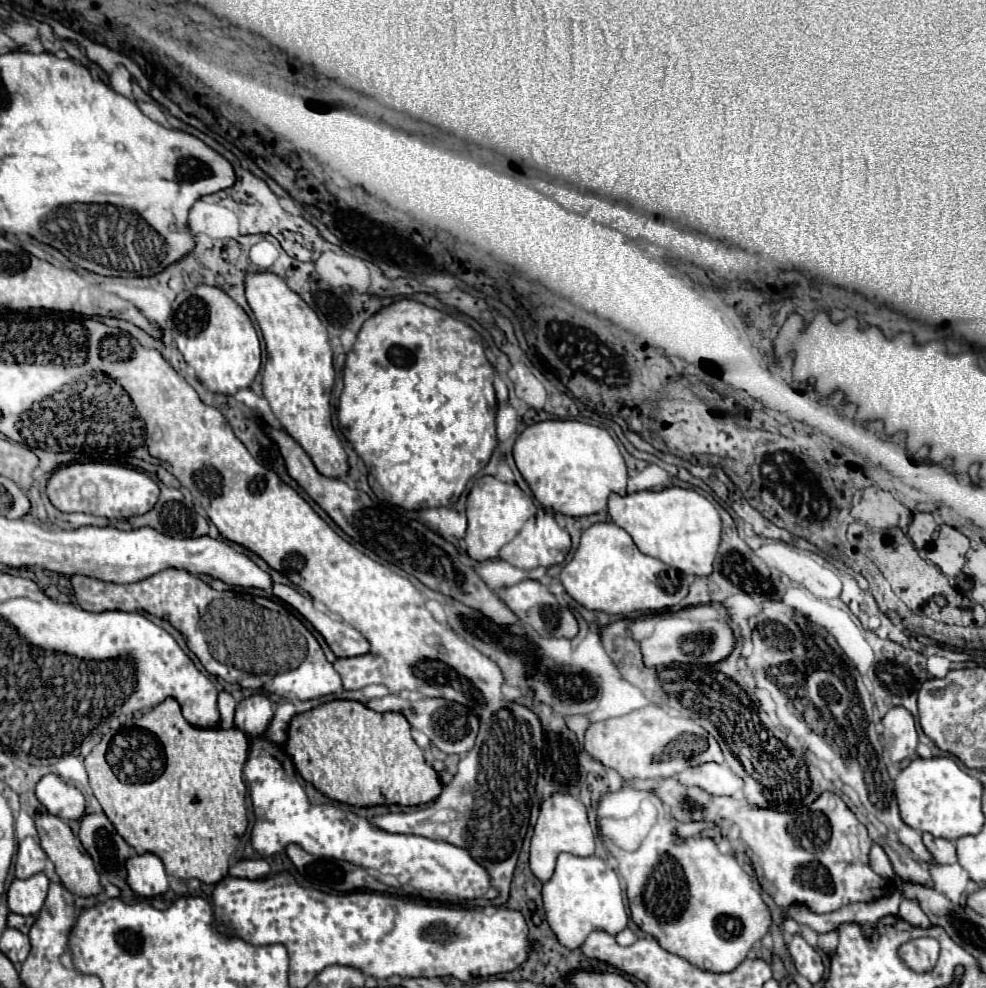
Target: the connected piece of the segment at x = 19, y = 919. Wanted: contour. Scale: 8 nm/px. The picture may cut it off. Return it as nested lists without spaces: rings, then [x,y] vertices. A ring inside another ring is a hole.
[[[9,913],[9,917],[7,917],[7,925],[19,929],[21,933],[29,933],[33,923],[35,923],[35,917],[23,917],[23,915],[15,915],[15,913]]]

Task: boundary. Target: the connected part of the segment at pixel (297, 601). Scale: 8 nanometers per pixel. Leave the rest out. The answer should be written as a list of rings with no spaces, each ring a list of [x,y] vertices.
[[[273,585],[273,595],[279,597],[281,601],[289,603],[291,607],[295,607],[327,641],[329,649],[337,655],[337,657],[359,657],[369,653],[369,641],[351,625],[335,621],[333,617],[329,617],[327,613],[321,613],[313,607],[311,599],[301,595],[299,591],[295,591],[289,585]]]

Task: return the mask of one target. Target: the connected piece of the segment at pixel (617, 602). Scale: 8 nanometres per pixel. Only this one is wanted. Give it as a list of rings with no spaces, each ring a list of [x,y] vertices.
[[[595,523],[595,525],[591,525],[591,527],[589,527],[589,529],[585,529],[585,531],[583,531],[583,535],[581,535],[581,543],[579,543],[579,547],[577,547],[577,551],[575,551],[575,555],[573,555],[573,559],[571,559],[571,562],[570,562],[570,563],[568,563],[568,564],[565,564],[565,565],[564,565],[564,566],[563,566],[563,568],[562,568],[562,570],[561,570],[561,573],[560,573],[560,581],[561,581],[561,583],[562,583],[562,585],[563,585],[563,587],[565,587],[565,591],[567,591],[567,593],[569,593],[569,595],[571,595],[571,597],[573,597],[573,599],[575,599],[575,601],[577,601],[577,603],[581,603],[581,605],[583,605],[583,607],[585,607],[585,609],[593,609],[593,611],[603,611],[603,613],[611,613],[611,615],[627,615],[627,613],[635,613],[635,611],[663,611],[663,609],[671,609],[671,607],[675,607],[675,605],[679,605],[679,603],[681,603],[681,599],[685,599],[685,597],[687,597],[687,593],[689,593],[689,583],[687,583],[687,579],[685,579],[685,577],[683,577],[683,575],[686,575],[686,576],[691,576],[691,577],[701,577],[701,576],[707,576],[707,575],[687,575],[687,573],[683,573],[683,571],[677,571],[677,569],[673,569],[673,567],[669,567],[669,565],[665,565],[665,563],[663,563],[663,561],[659,561],[659,559],[655,559],[655,557],[649,557],[649,555],[643,555],[643,553],[641,553],[641,551],[639,551],[639,549],[637,549],[637,545],[635,545],[635,543],[633,543],[633,539],[631,539],[631,537],[629,537],[629,533],[627,533],[627,531],[625,531],[625,529],[621,529],[621,527],[617,527],[617,525],[615,525],[615,523]]]

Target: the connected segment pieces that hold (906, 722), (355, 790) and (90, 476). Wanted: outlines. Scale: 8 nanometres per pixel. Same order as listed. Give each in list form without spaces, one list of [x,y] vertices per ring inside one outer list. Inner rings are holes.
[[[893,707],[883,717],[883,725],[885,725],[885,739],[889,741],[891,761],[915,757],[917,729],[913,715],[903,707]]]
[[[329,701],[319,705],[311,711],[299,713],[291,719],[285,751],[291,755],[297,773],[311,785],[315,785],[327,797],[357,805],[357,807],[371,807],[371,805],[425,805],[439,797],[441,785],[439,775],[433,767],[429,767],[423,759],[423,751],[411,739],[411,725],[401,713],[377,713],[367,709],[359,701]]]
[[[71,463],[59,467],[49,477],[45,493],[51,505],[61,511],[81,511],[89,515],[124,519],[151,511],[159,497],[159,485],[139,469],[111,463]],[[87,489],[97,489],[97,493],[87,495]]]

